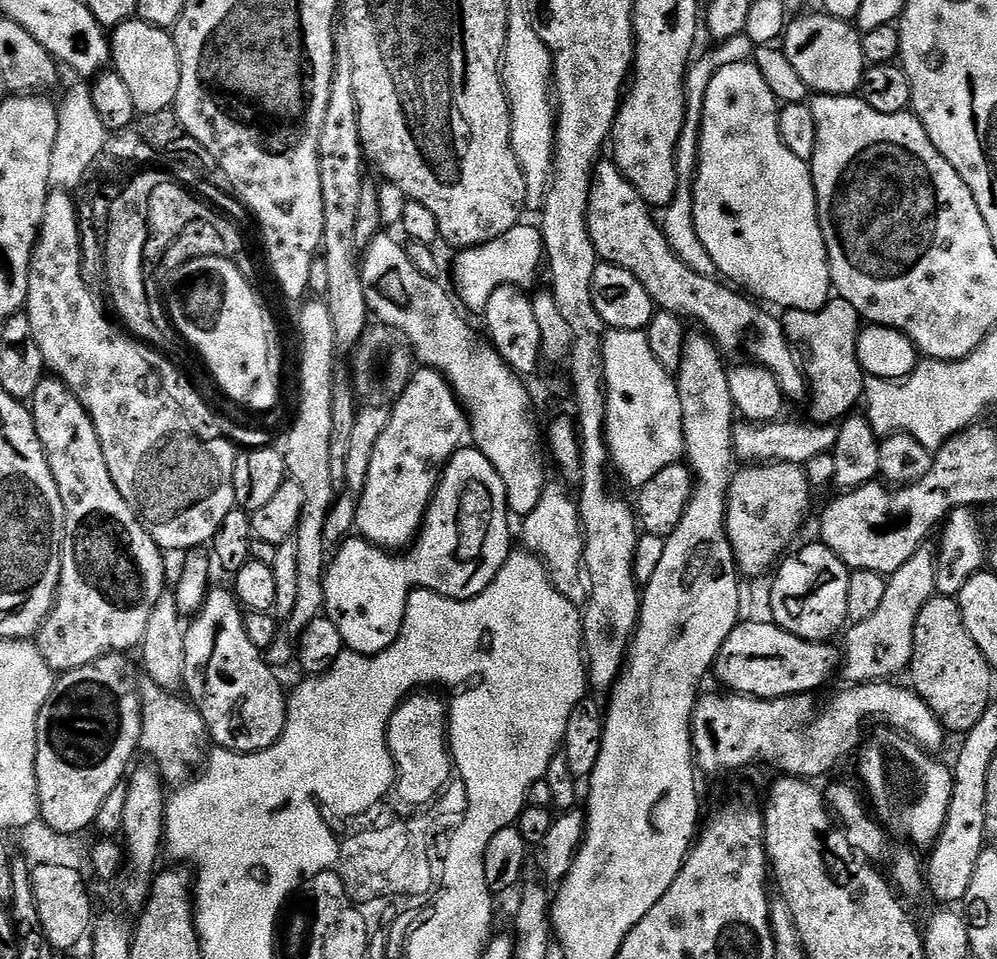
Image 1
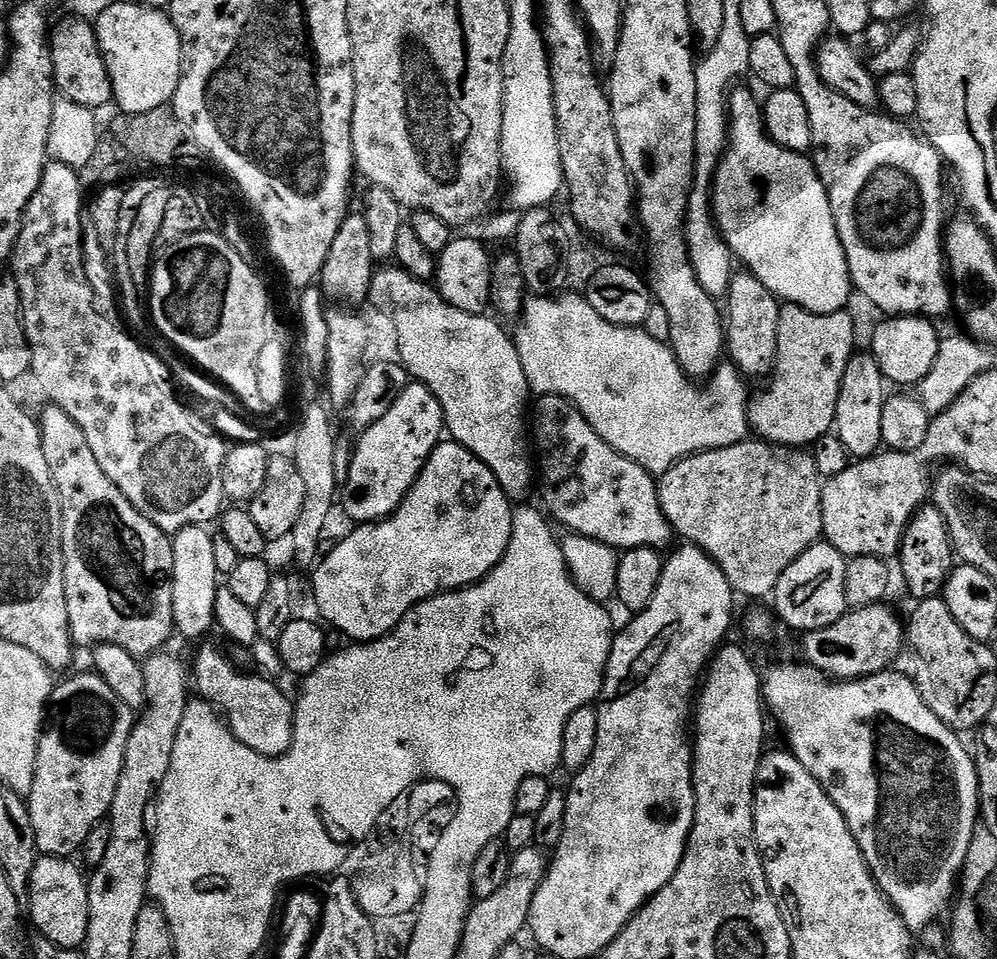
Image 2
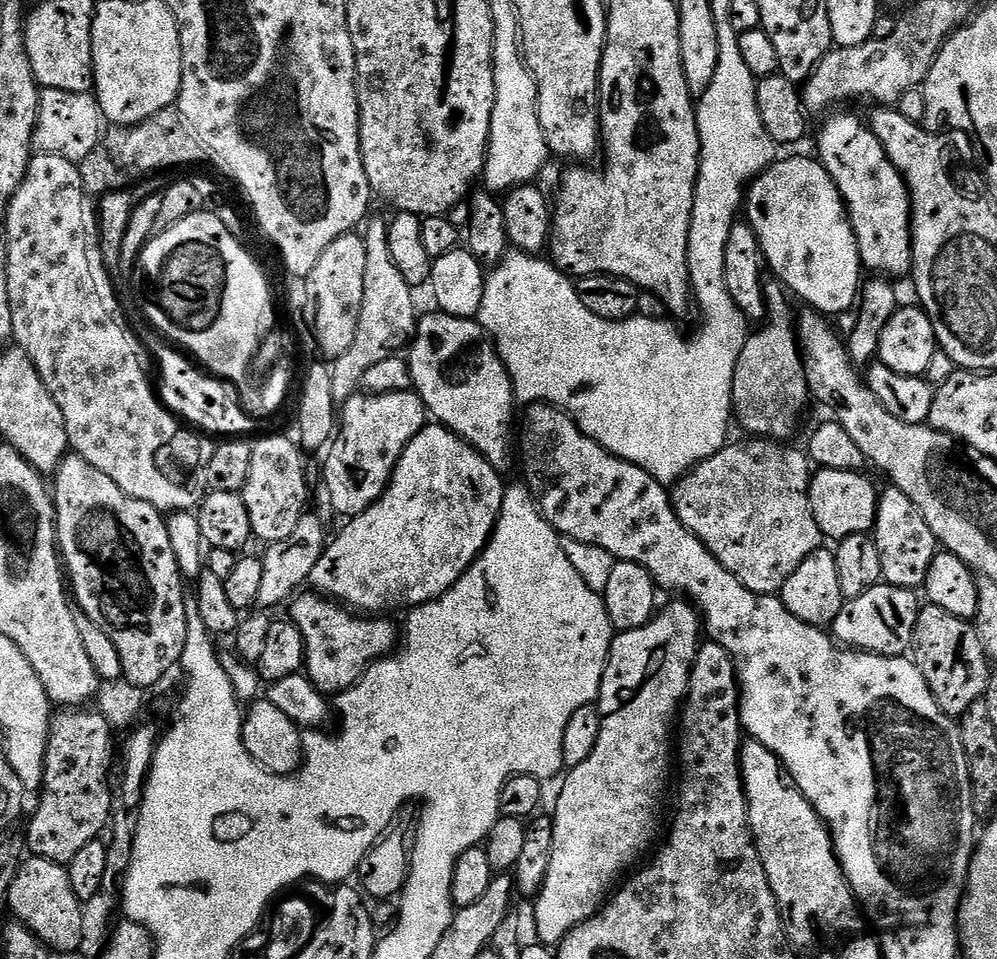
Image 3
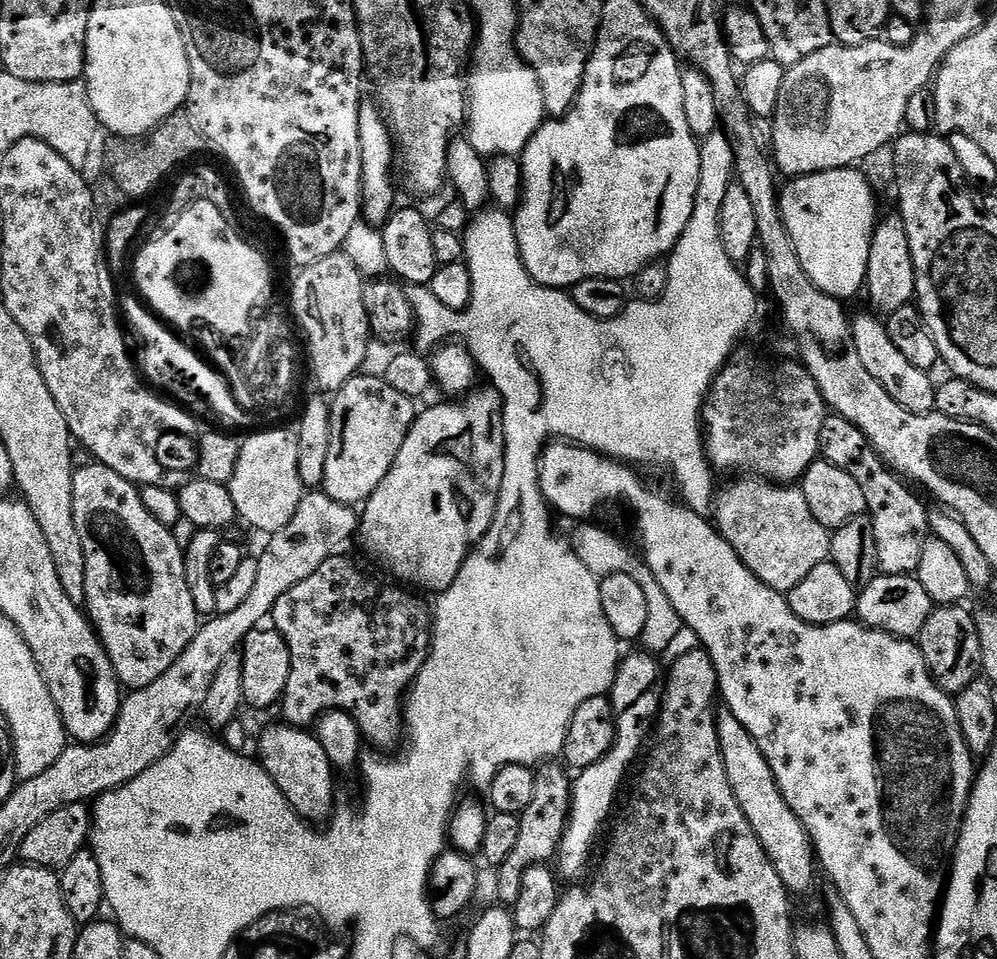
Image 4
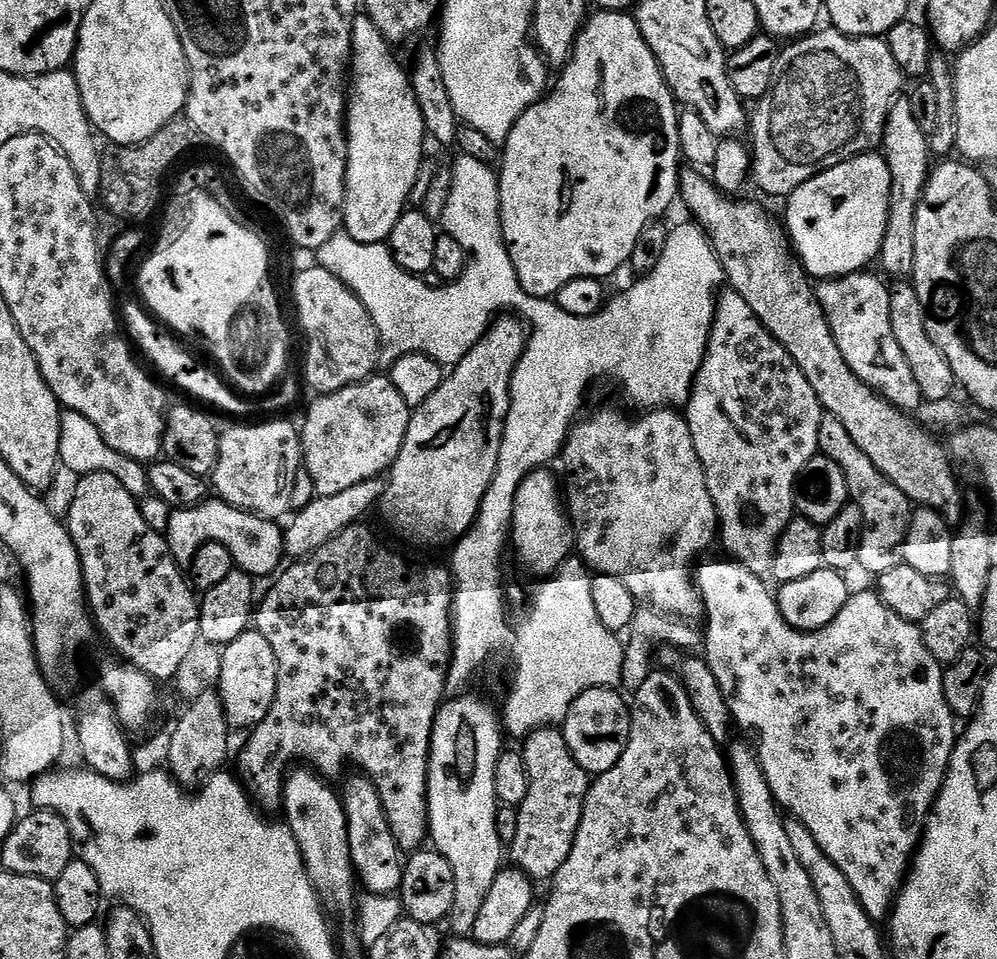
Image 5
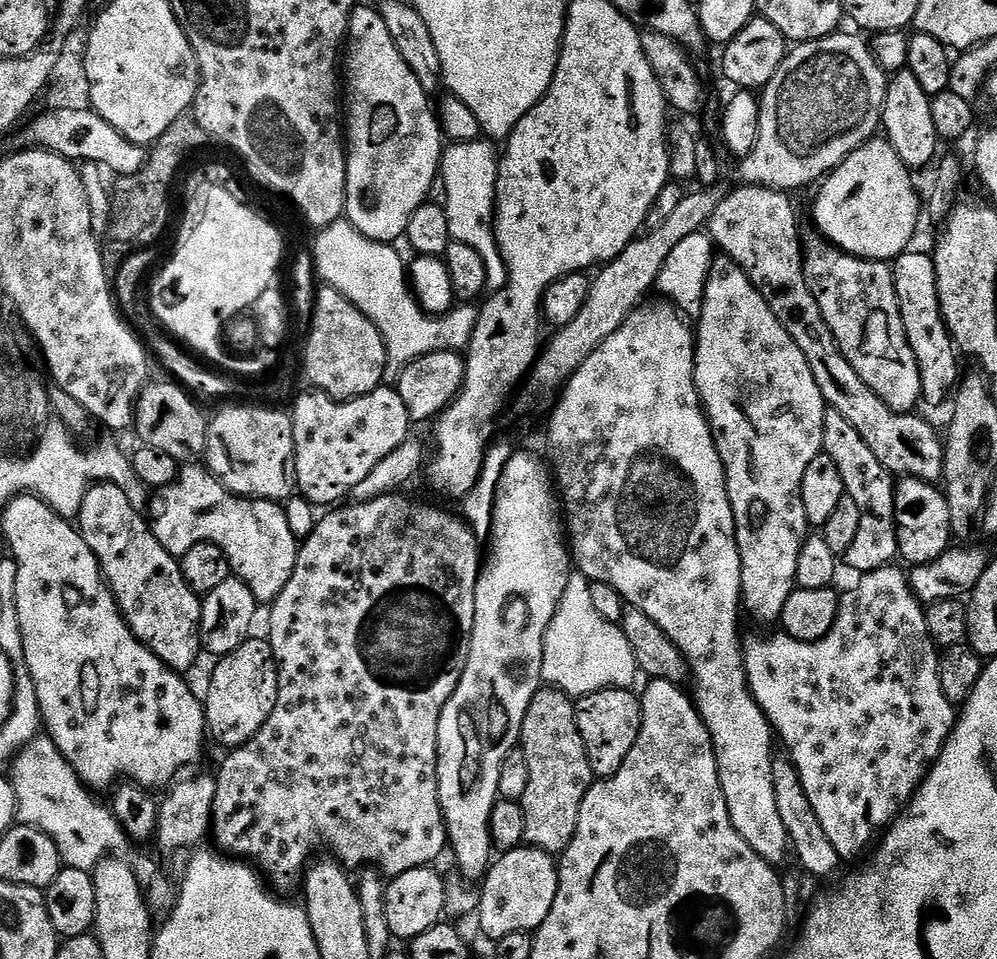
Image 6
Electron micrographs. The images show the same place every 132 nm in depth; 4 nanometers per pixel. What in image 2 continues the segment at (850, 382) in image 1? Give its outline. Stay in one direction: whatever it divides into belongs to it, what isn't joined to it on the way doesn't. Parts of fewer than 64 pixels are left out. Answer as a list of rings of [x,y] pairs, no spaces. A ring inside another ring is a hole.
[[[797,304],[781,307],[776,362],[767,381],[768,389],[748,401],[748,427],[759,439],[804,450],[833,431],[842,374],[846,374],[846,362],[858,348],[856,324],[850,313],[814,314]]]

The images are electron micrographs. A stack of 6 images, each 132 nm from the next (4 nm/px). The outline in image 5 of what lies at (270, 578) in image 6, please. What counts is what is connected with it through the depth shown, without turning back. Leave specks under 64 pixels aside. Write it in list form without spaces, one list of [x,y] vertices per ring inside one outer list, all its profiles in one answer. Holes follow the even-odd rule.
[[[210,498],[193,508],[175,509],[170,518],[166,539],[172,557],[181,566],[191,565],[198,550],[206,542],[222,542],[222,546],[226,546],[226,550],[230,550],[236,560],[239,571],[247,572],[253,578],[271,577],[281,571],[286,560],[284,532],[276,524],[279,523],[275,519],[258,516],[255,512],[244,512],[233,504],[225,504],[219,498]]]

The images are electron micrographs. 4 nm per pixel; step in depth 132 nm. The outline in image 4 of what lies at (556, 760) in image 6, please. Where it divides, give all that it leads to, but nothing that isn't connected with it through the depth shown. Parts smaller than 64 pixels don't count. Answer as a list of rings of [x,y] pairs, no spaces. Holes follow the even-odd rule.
[[[544,762],[539,765],[534,778],[534,798],[520,817],[518,841],[503,862],[497,867],[496,894],[503,907],[512,908],[518,900],[522,888],[522,876],[526,869],[536,864],[549,863],[560,847],[561,836],[568,825],[568,815],[572,809],[573,777],[559,763]]]

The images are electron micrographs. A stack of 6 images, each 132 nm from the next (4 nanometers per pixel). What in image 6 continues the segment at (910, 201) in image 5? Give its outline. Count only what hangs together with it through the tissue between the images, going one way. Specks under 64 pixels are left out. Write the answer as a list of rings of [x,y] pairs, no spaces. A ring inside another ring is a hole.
[[[901,70],[889,79],[884,109],[880,115],[882,136],[888,141],[894,154],[898,154],[898,158],[902,158],[902,162],[910,170],[924,168],[928,163],[931,165],[938,156],[938,151],[936,152],[938,137],[934,130],[934,120],[930,115],[931,105],[932,97],[926,94],[926,90],[922,90],[914,74]]]

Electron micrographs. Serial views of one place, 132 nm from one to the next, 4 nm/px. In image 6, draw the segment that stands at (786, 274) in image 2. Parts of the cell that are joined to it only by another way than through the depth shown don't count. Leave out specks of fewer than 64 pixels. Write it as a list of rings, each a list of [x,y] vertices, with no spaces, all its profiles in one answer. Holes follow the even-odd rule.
[[[873,138],[866,141],[858,150],[854,150],[845,158],[833,172],[828,173],[819,185],[820,193],[816,196],[816,228],[815,231],[823,236],[828,243],[840,248],[843,252],[849,252],[852,256],[861,256],[867,260],[882,260],[885,262],[895,261],[896,257],[901,256],[903,252],[909,251],[912,235],[916,232],[916,223],[919,222],[920,216],[922,220],[922,200],[916,197],[916,188],[912,185],[913,173],[902,162],[902,158],[898,158],[898,154],[894,154],[894,150],[889,146],[888,141],[883,138]]]

